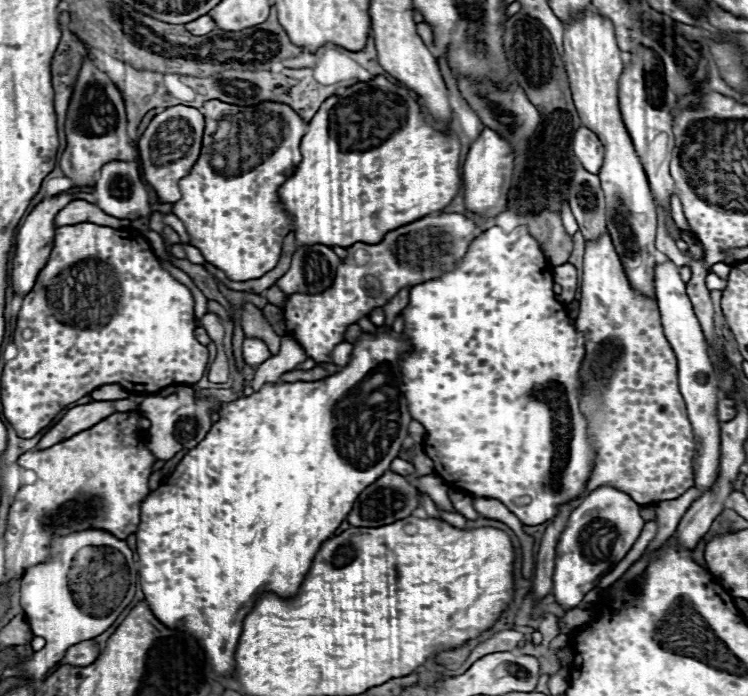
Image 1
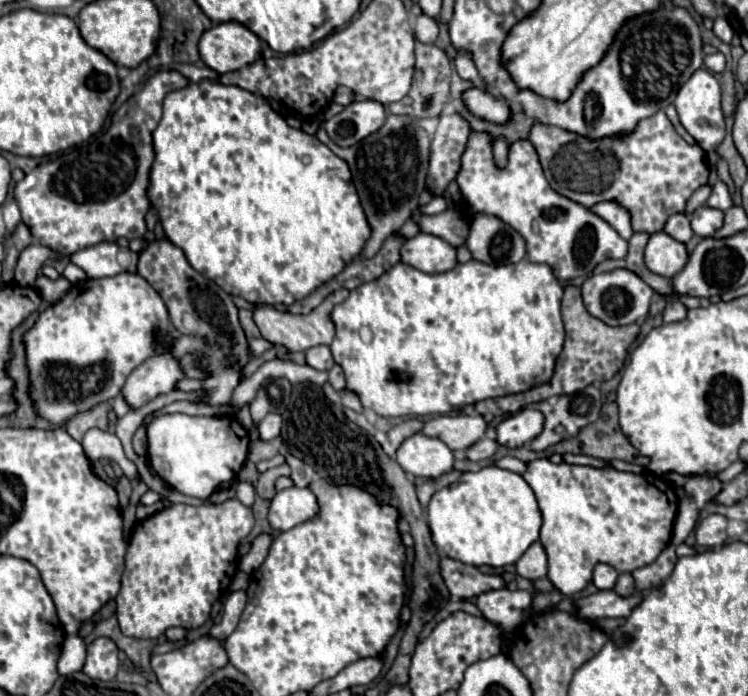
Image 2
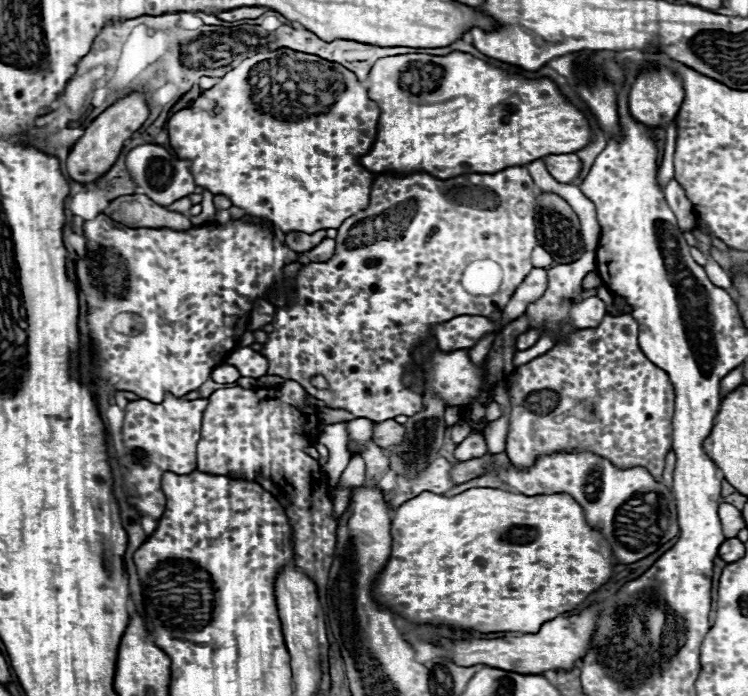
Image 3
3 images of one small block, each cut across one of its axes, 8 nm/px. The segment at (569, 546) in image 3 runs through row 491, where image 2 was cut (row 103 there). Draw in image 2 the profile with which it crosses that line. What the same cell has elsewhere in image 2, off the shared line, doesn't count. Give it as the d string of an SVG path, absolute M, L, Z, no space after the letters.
M476 86L468 92L464 92L464 102L468 106L468 110L480 118L492 120L492 122L500 122L504 124L510 116L510 110L506 106L504 100L500 100L498 96L494 96L486 86Z

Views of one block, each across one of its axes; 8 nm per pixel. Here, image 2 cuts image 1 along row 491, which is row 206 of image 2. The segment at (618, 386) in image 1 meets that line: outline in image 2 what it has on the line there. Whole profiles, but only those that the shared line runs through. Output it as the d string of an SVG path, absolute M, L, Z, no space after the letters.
M664 110L656 112L650 118L640 120L640 124L632 132L624 132L624 136L606 136L604 140L588 140L586 136L576 136L576 132L568 132L548 124L534 124L530 128L528 140L536 148L540 156L540 164L544 168L544 176L548 184L560 192L562 196L592 208L598 202L616 202L630 212L634 232L654 234L660 232L672 214L686 214L688 198L708 182L710 170L704 162L704 150L698 144L688 144L678 136L672 122L666 118Z

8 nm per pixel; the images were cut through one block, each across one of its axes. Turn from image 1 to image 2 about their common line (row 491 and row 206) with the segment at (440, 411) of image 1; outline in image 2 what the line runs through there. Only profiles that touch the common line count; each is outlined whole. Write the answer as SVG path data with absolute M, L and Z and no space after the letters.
M472 130L456 182L462 192L468 214L492 214L512 226L524 240L530 262L548 264L558 282L566 284L578 276L592 276L592 270L606 258L624 258L628 242L592 210L560 196L544 178L536 150L530 140L516 140L508 148L508 164L498 168L492 152L490 132Z

